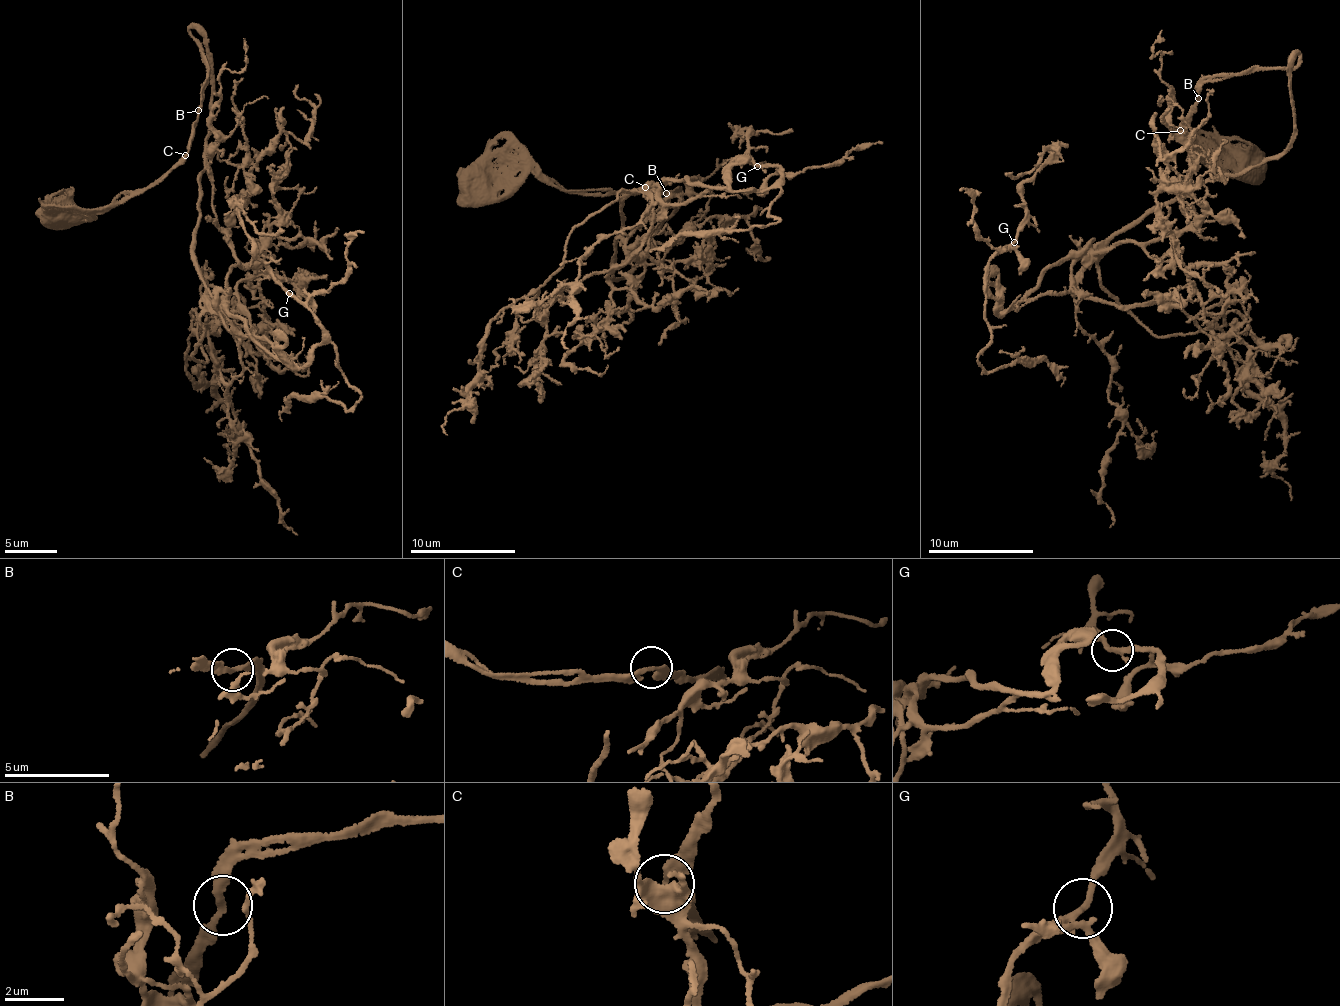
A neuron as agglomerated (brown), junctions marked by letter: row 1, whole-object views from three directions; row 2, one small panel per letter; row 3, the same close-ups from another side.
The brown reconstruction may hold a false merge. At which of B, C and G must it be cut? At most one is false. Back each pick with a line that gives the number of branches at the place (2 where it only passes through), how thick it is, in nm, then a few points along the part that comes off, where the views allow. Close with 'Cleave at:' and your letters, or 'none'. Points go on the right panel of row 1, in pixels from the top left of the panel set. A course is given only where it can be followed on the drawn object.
Cleave at: none

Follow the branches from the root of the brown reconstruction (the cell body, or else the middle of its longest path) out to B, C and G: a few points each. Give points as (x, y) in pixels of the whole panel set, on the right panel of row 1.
B: (1241, 159), (1220, 171), (1200, 162), (1207, 155), (1201, 159), (1180, 131), (1198, 97)
C: (1241, 159), (1220, 171), (1200, 162), (1207, 155), (1201, 159), (1180, 131)
G: (1241, 159), (1180, 131), (1198, 88), (1288, 67), (1293, 142), (1002, 316), (986, 270), (1015, 241)

